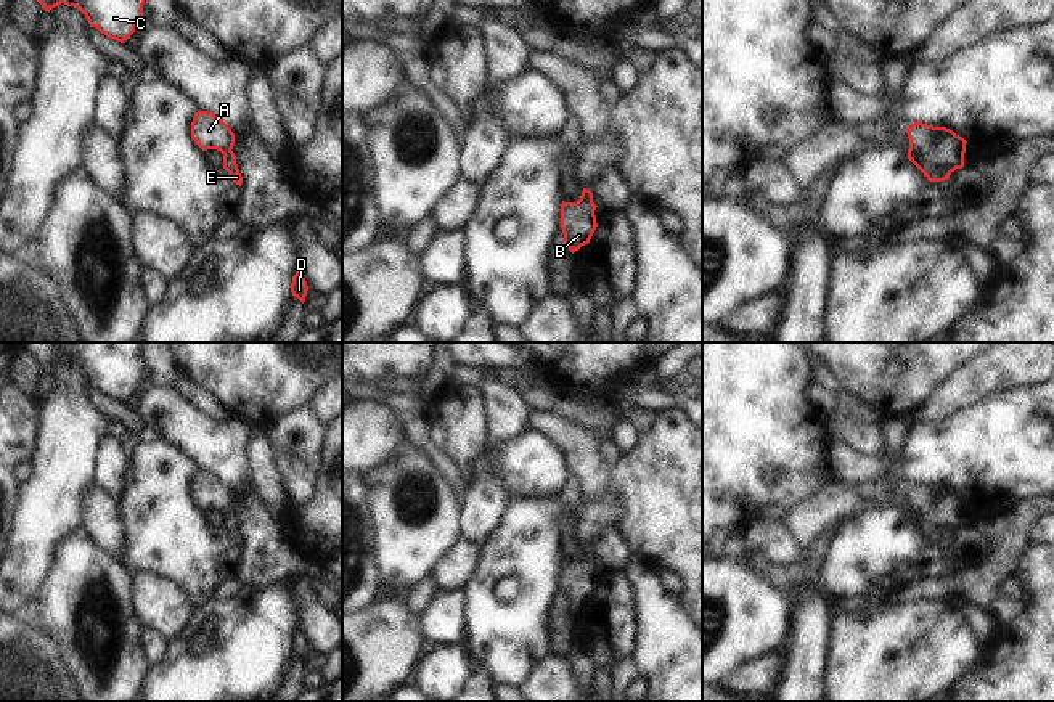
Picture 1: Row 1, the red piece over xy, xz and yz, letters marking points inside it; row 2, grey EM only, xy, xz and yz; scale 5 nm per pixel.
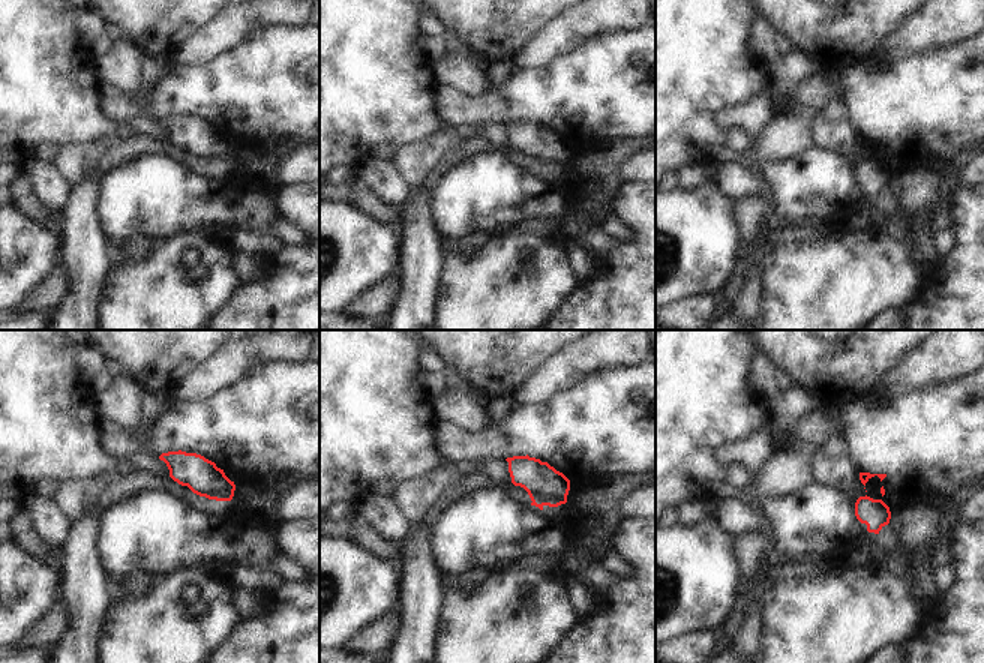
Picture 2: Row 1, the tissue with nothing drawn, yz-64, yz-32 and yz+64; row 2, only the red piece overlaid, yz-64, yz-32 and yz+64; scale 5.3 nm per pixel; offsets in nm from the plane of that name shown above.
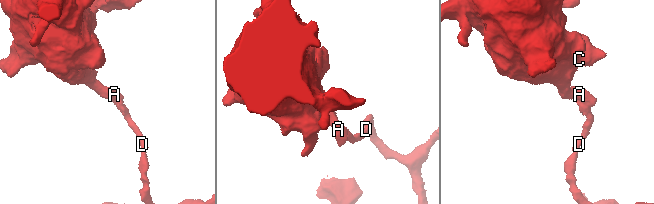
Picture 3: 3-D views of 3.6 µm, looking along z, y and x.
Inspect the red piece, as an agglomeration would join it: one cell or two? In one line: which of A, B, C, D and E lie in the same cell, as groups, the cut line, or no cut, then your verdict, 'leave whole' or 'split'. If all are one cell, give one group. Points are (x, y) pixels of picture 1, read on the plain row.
A B C / D E; cut in yz along (908, 510), (916, 511), (926, 521), (943, 527), (950, 534); split

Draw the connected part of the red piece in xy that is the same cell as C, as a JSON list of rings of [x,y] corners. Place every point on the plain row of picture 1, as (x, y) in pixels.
[[[22,342],[45,371],[64,363],[77,366],[87,378],[90,387],[124,403],[137,389],[143,376],[143,342]]]

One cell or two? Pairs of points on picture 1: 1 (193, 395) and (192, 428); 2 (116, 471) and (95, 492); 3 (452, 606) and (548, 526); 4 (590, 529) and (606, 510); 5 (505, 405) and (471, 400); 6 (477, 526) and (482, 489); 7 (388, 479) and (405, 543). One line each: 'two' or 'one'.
1: two
2: two
3: two
4: one
5: two
6: one
7: one

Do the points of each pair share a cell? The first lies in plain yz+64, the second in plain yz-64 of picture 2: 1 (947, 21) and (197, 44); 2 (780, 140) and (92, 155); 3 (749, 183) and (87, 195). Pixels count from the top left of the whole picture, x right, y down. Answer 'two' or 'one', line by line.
1: one
2: one
3: two

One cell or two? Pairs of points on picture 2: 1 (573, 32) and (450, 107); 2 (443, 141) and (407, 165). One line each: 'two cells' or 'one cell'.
1: two cells
2: one cell

